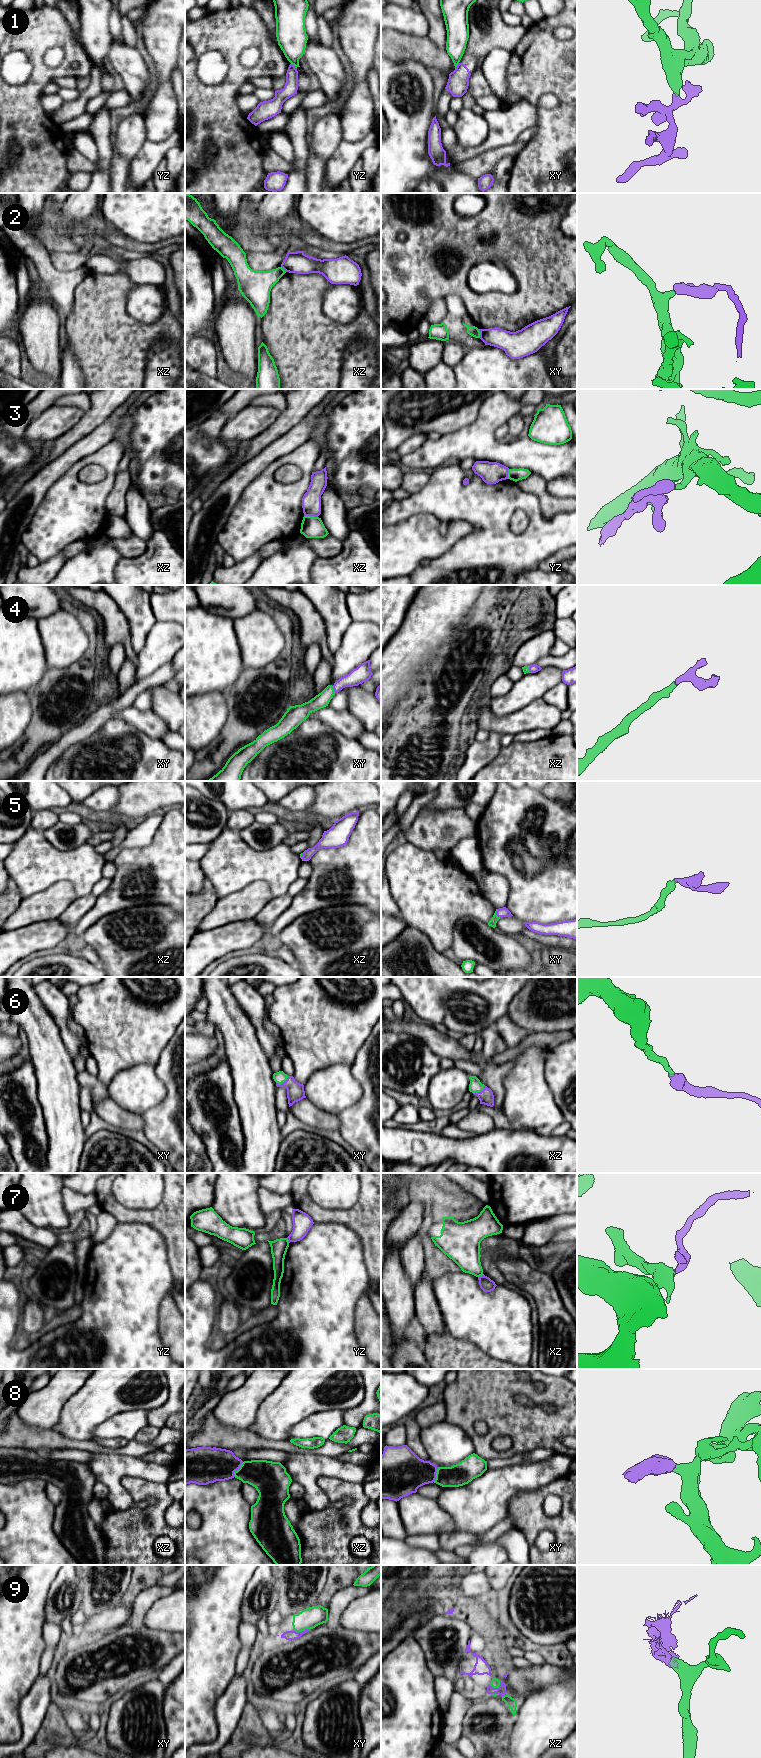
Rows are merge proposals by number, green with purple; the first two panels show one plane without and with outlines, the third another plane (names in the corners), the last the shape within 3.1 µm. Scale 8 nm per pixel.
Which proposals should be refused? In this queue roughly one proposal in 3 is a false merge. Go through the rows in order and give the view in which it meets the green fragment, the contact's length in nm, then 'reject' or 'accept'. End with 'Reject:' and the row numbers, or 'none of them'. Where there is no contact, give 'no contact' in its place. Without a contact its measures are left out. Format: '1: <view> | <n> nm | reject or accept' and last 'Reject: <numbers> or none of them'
1: yz | 60 nm | reject
2: xy | 70 nm | reject
3: xz | 110 nm | reject
4: xy | 50 nm | accept
5: xy | 80 nm | accept
6: xy | 120 nm | accept
7: xz | 50 nm | reject
8: xz | 140 nm | accept
9: xy | 130 nm | accept
Reject: 1, 2, 3, 7

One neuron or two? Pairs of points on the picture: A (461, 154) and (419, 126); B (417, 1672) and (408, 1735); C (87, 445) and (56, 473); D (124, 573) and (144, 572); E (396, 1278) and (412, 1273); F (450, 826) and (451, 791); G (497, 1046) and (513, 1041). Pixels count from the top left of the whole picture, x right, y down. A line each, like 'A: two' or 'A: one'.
A: two
B: one
C: one
D: one
E: two
F: two
G: two

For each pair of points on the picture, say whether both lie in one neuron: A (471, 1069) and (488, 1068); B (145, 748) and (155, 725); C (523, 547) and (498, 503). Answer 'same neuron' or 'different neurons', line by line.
A: different neurons
B: different neurons
C: same neuron

